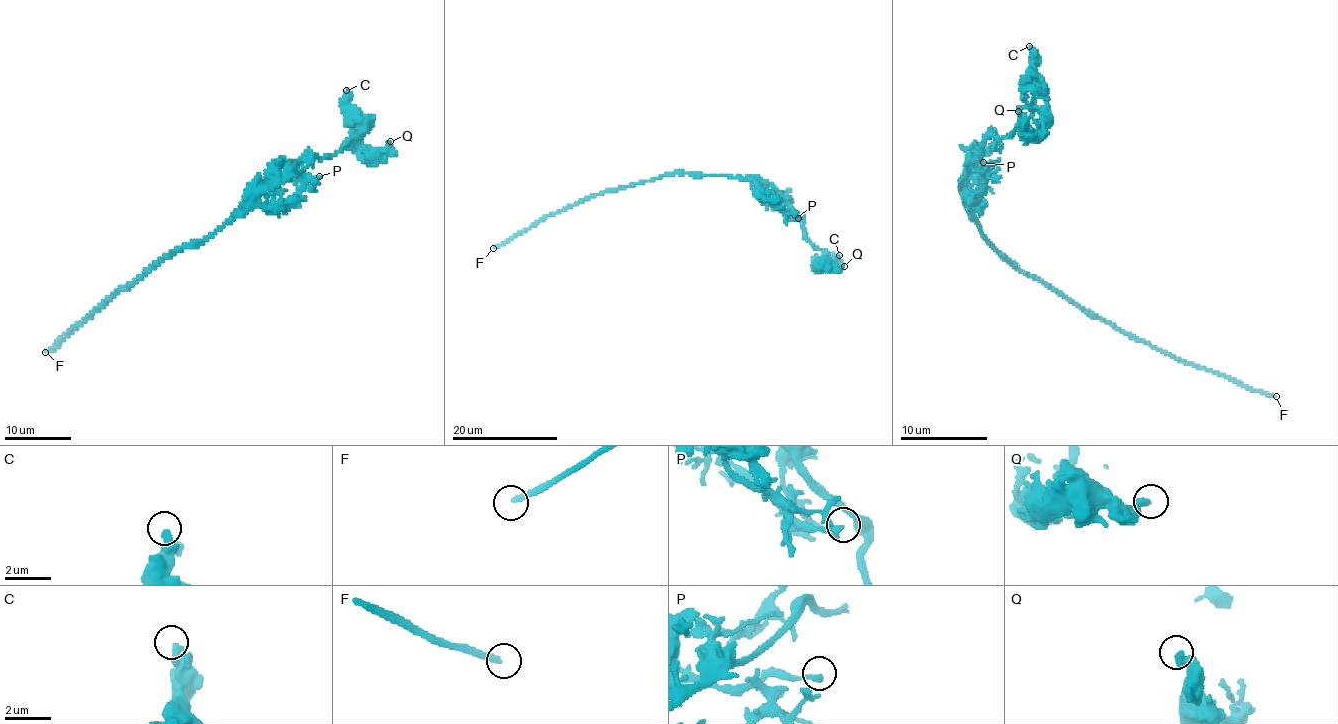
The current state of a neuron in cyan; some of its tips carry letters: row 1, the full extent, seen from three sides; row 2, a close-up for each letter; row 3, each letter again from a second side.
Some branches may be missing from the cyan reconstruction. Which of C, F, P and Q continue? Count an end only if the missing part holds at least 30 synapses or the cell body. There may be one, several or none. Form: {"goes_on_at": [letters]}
{"goes_on_at": ["F"]}

